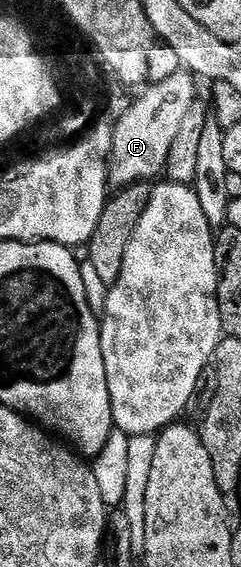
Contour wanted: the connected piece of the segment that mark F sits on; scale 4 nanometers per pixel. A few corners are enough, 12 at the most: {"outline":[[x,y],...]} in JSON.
{"outline":[[196,77],[147,86],[112,127],[108,185],[165,174]]}

